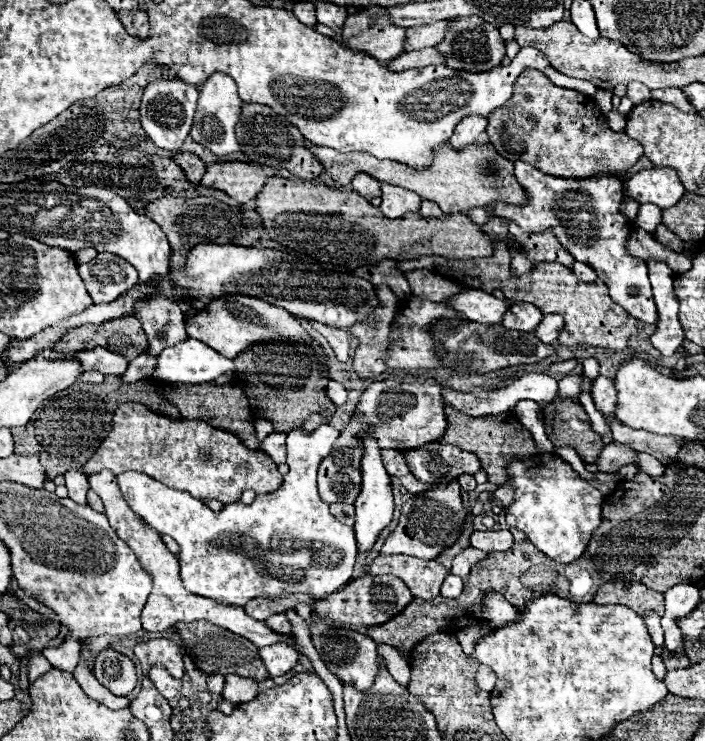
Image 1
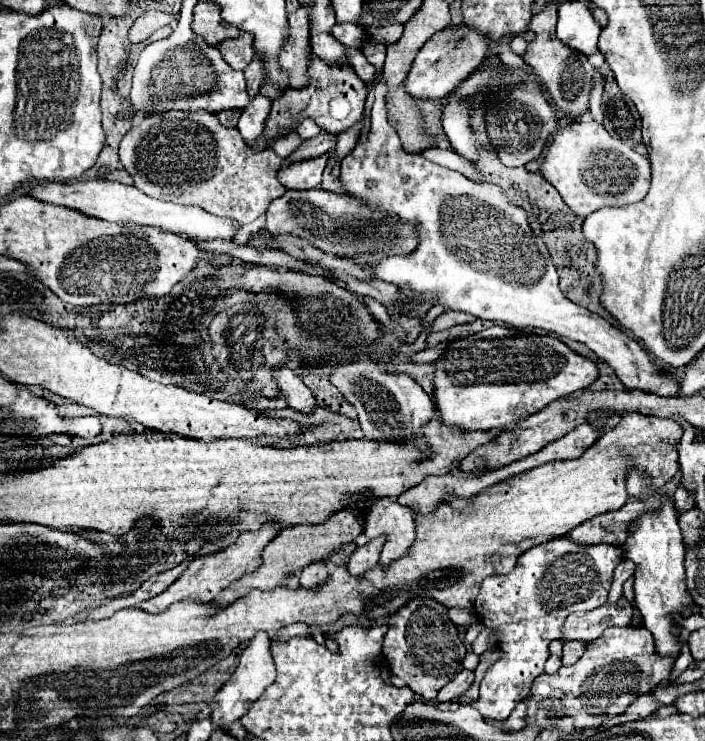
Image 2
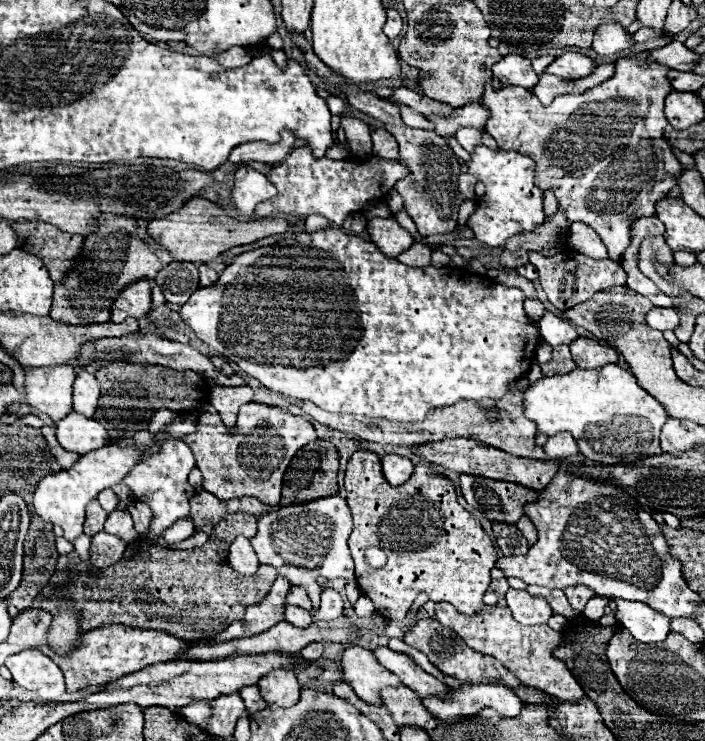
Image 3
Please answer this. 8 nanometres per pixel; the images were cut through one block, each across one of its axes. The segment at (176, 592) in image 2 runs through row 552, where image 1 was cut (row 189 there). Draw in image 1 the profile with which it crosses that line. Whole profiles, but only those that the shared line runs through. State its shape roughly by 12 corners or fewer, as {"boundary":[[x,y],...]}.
{"boundary":[[244,162],[206,166],[200,186],[244,204],[272,170]]}

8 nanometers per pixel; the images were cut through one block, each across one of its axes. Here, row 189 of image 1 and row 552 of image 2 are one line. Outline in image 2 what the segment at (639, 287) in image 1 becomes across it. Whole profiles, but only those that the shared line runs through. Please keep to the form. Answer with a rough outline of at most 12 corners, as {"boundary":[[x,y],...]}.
{"boundary":[[566,538],[482,582],[502,658],[470,702],[506,720],[576,610],[606,602],[622,548]]}

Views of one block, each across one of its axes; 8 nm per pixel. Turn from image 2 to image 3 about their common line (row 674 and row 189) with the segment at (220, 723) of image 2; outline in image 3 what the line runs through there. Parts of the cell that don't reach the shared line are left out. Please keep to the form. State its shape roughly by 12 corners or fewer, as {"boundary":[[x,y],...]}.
{"boundary":[[250,166],[236,170],[232,208],[254,214],[258,202],[276,196],[276,188]]}

